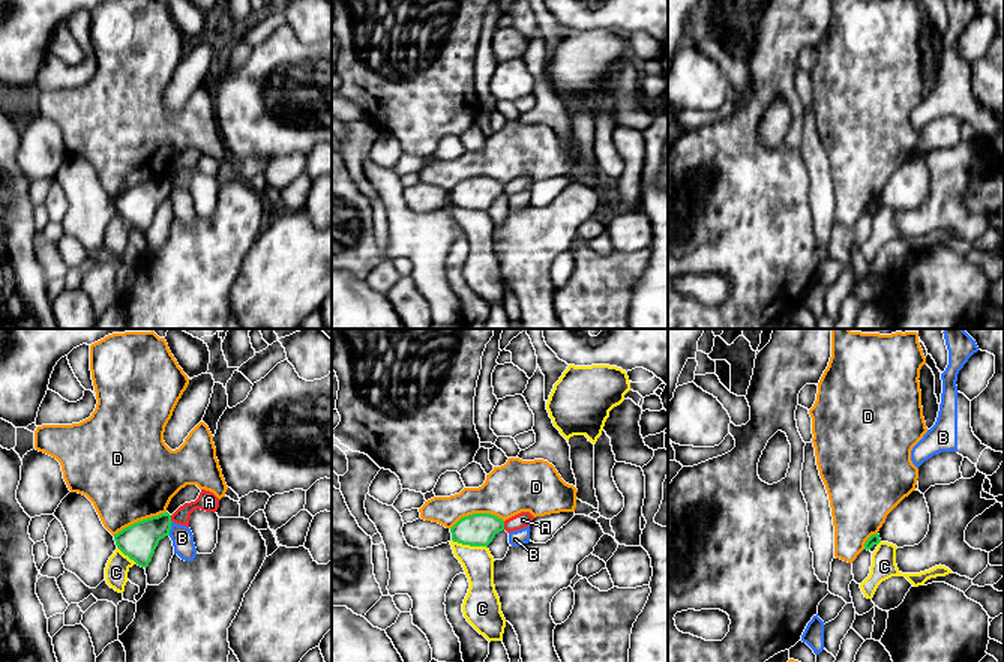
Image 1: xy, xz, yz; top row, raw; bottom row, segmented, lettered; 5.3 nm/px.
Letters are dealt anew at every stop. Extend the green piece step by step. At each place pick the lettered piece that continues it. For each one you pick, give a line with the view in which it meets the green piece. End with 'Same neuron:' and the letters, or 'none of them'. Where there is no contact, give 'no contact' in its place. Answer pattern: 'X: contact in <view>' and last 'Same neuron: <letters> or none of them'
Same neuron: none of them

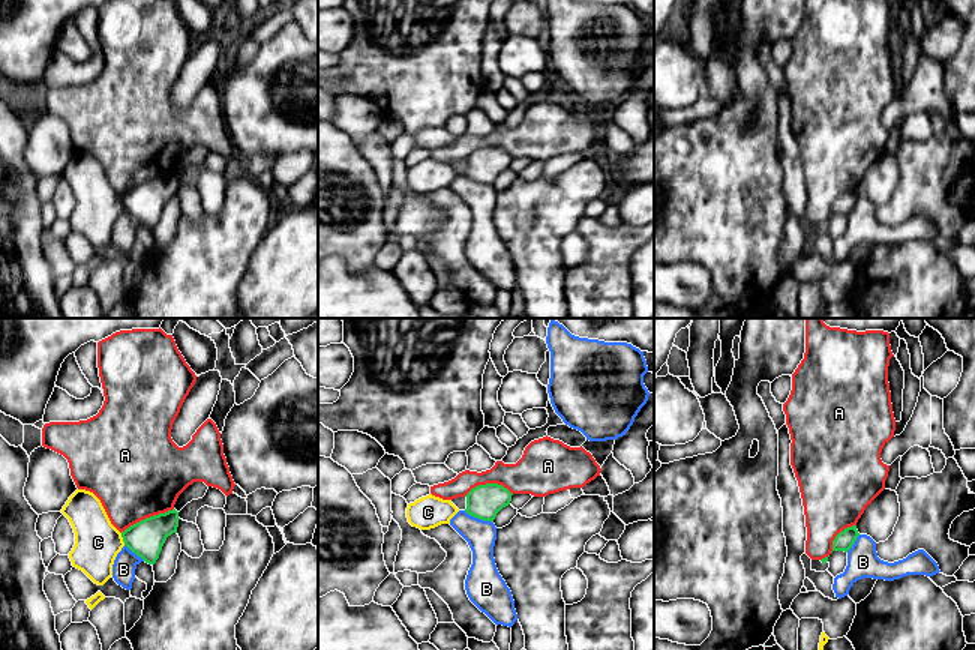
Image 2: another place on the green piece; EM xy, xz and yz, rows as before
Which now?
Same neuron: none of them

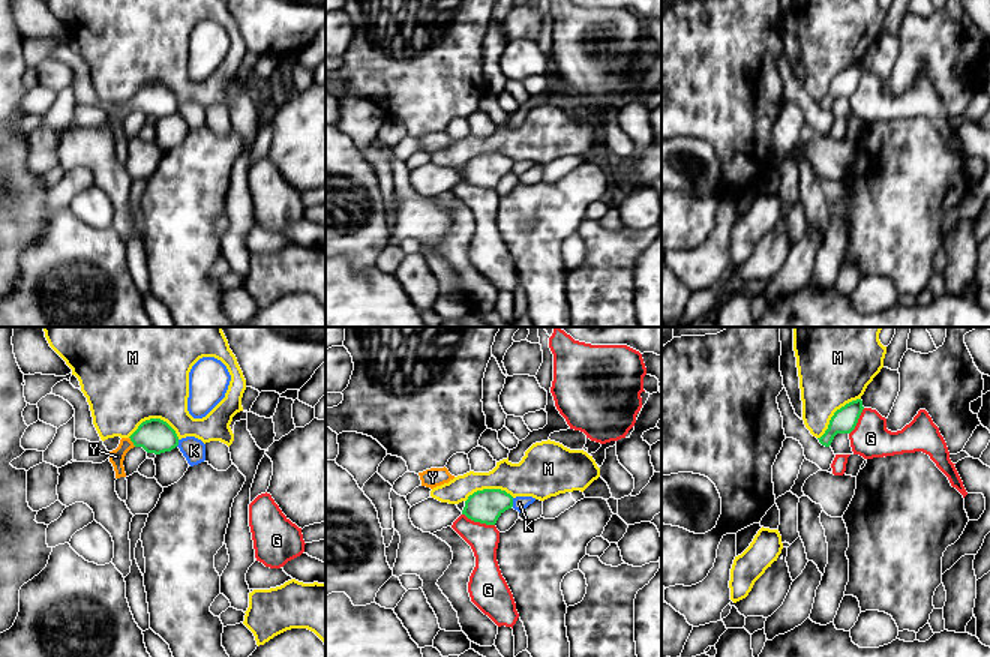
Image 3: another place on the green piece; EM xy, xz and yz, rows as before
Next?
Y: contact in xy
Same neuron: Y

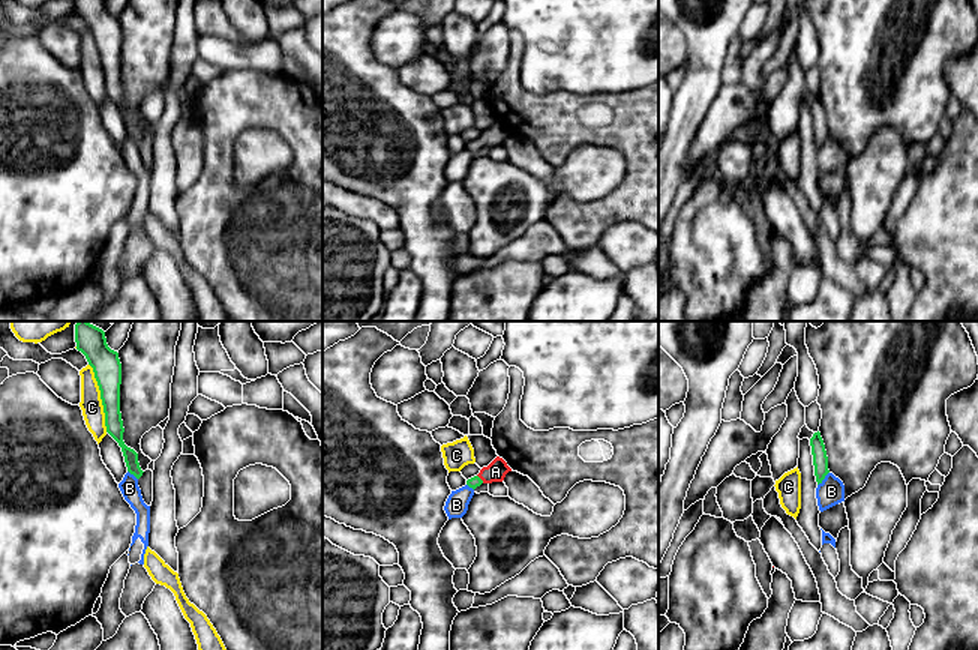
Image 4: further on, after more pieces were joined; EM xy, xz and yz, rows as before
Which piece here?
A: contact in xz
Same neuron: A

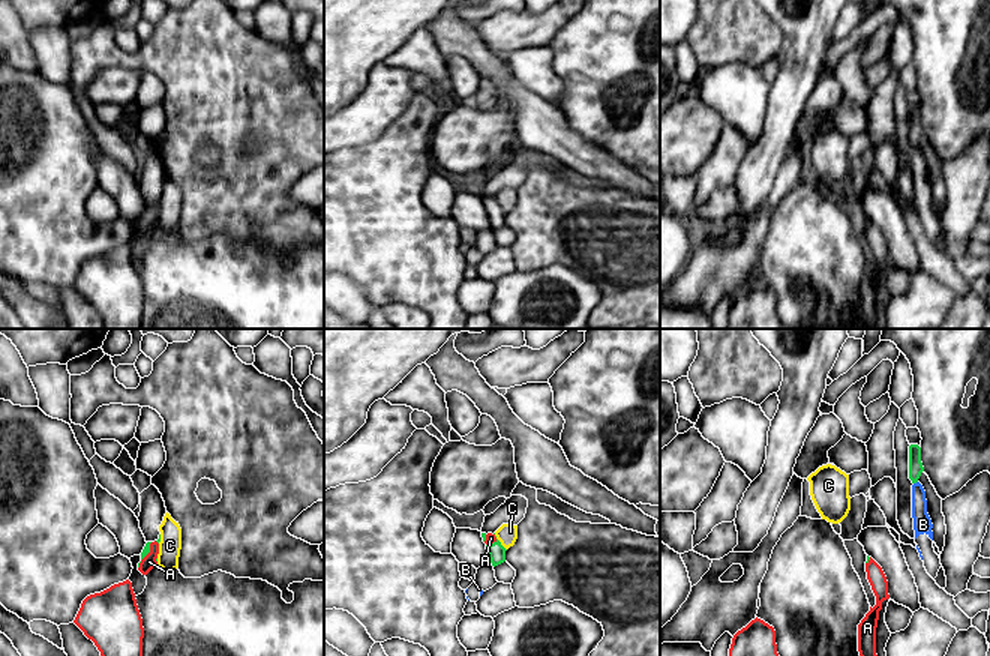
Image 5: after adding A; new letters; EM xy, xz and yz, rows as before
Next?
A: contact in xy
Same neuron: A

